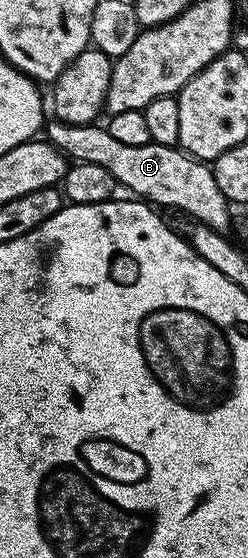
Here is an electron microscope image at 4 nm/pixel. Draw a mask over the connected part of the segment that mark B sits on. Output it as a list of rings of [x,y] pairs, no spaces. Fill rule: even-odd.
[[[56,119],[47,125],[47,140],[66,158],[74,162],[95,163],[111,171],[118,184],[127,187],[134,196],[163,208],[169,207],[181,211],[198,224],[211,226],[219,232],[226,232],[232,224],[231,205],[224,197],[212,168],[206,163],[190,157],[178,146],[155,144],[149,142],[142,146],[128,146],[114,139],[106,126],[94,123],[91,125],[67,124]]]

